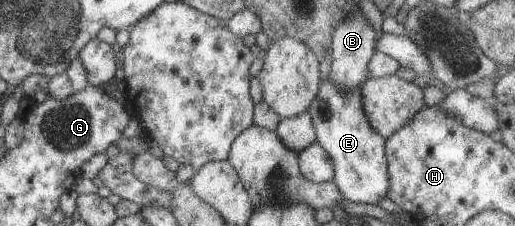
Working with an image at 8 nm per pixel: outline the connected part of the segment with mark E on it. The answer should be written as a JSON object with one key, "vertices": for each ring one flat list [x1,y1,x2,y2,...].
{"vertices":[[329,78,318,83,317,93,308,107,316,142,331,160,332,180,341,195,350,202,375,204,385,197,389,185,384,152,385,139,369,125,362,108,359,87,342,92]]}

